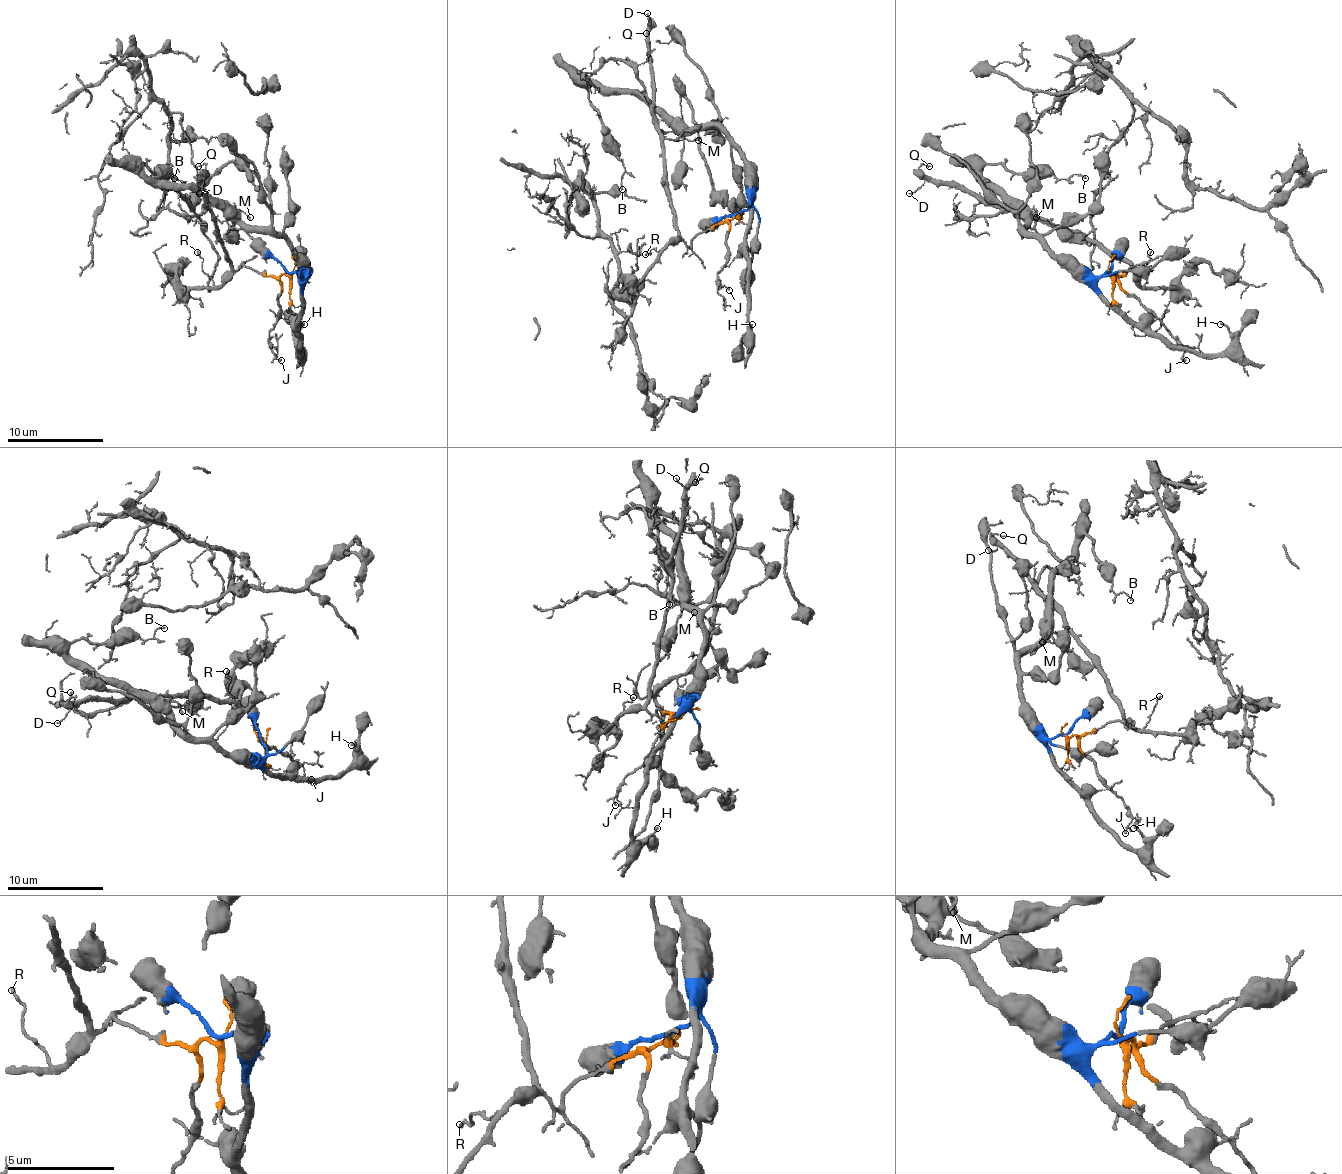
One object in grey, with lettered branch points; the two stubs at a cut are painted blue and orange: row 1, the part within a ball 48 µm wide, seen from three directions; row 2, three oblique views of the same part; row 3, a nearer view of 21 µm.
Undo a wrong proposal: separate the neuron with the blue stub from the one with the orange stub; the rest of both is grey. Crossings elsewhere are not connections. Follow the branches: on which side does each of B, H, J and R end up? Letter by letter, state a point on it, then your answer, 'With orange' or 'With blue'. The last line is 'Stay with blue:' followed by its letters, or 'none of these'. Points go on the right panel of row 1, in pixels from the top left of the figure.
B: Place: (1085, 178). With blue
H: Place: (1220, 324). With blue
J: Place: (1186, 360). With orange
R: Place: (1150, 252). With orange
Stay with blue: B, H

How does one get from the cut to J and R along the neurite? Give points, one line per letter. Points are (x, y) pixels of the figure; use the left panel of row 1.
J: (291, 273), (279, 278), (279, 318), (269, 333), (269, 347), (277, 359), (281, 359)
R: (291, 273), (277, 278), (262, 275), (243, 263), (217, 285), (202, 270), (198, 251)

